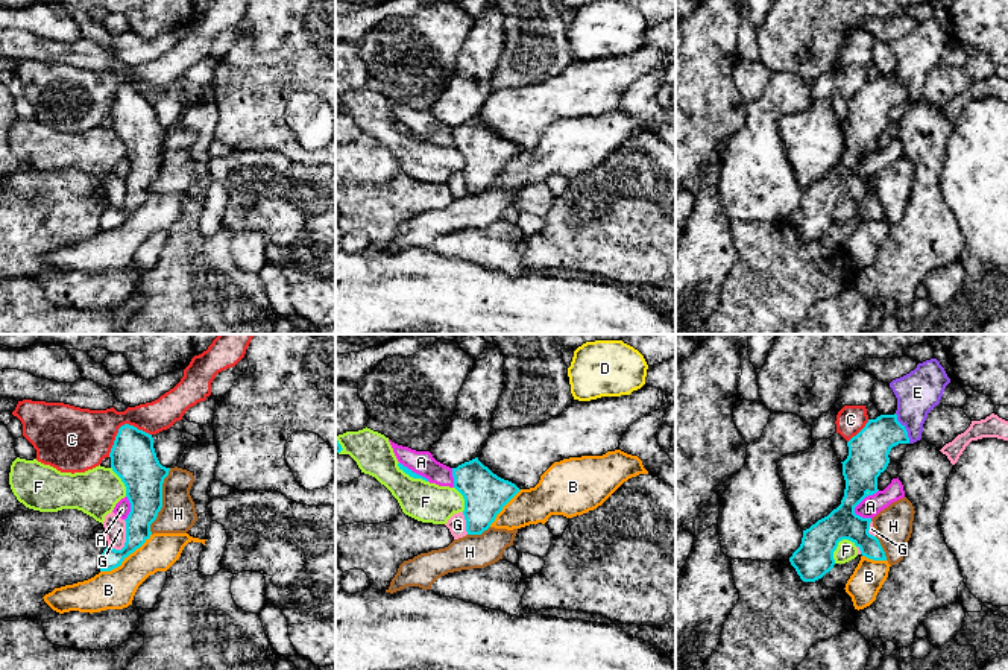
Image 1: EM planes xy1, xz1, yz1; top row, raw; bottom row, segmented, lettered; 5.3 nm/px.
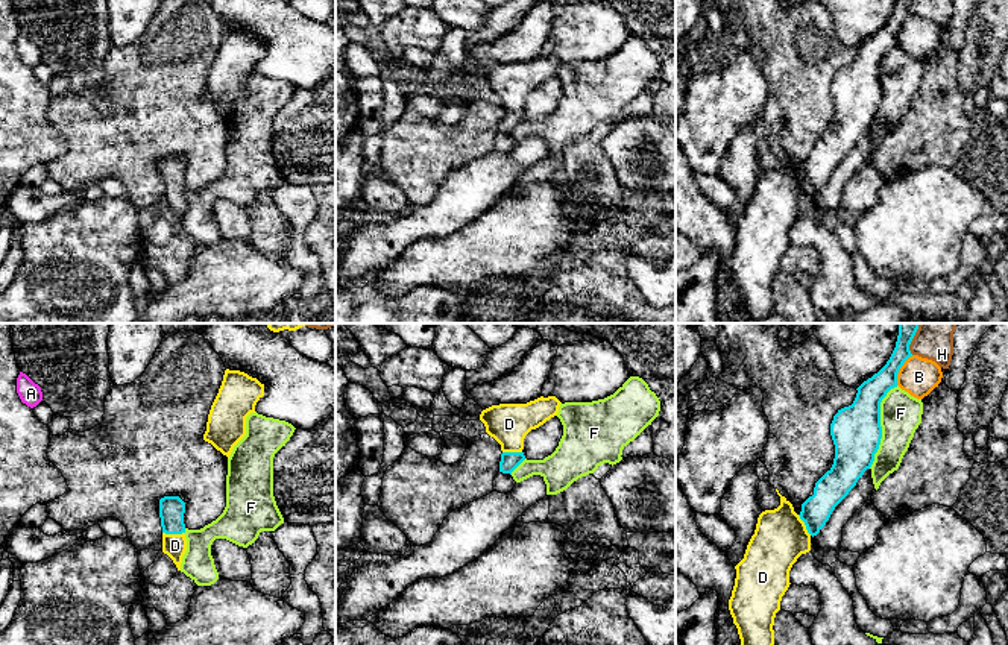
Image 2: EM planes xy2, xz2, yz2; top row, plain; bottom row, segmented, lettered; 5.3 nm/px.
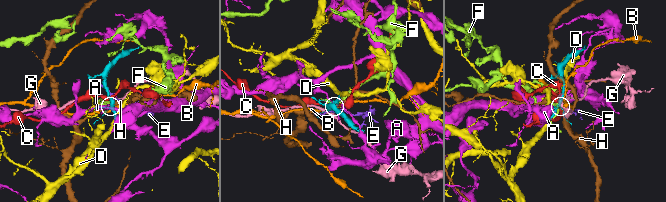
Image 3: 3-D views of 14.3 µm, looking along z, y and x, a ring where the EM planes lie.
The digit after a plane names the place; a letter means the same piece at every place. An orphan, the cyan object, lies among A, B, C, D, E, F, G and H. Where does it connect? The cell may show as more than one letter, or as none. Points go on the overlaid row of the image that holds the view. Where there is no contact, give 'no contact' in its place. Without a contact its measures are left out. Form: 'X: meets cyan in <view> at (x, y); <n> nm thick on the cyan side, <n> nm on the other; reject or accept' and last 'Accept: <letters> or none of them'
A: meets cyan in yz1 at (863, 499); 220 nm thick on the cyan side, 110 nm on the other; reject
B: meets cyan in xy1 at (126, 556); 140 nm thick on the cyan side, 200 nm on the other; reject
C: meets cyan in xy1 at (120, 427); 240 nm thick on the cyan side, 340 nm on the other; reject
D: meets cyan in xy2 at (173, 533); 140 nm thick on the cyan side, 130 nm on the other; accept
E: meets cyan in yz1 at (905, 429); 220 nm thick on the cyan side, 220 nm on the other; reject
F: meets cyan in yz2 at (879, 425); 260 nm thick on the cyan side, 220 nm on the other; reject
G: meets cyan in xy1 at (126, 541); 180 nm thick on the cyan side, 110 nm on the other; reject
H: meets cyan in xy1 at (161, 502); 240 nm thick on the cyan side, 190 nm on the other; reject
Accept: D

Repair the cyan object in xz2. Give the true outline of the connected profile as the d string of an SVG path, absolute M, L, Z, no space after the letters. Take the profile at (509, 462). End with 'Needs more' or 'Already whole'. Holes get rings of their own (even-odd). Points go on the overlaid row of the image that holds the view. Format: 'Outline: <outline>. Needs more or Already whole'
Outline: M540 396L527 404L499 404L481 411L486 433L501 445L499 472L512 475L525 460L525 436L557 416L560 404L556 396Z. Needs more

